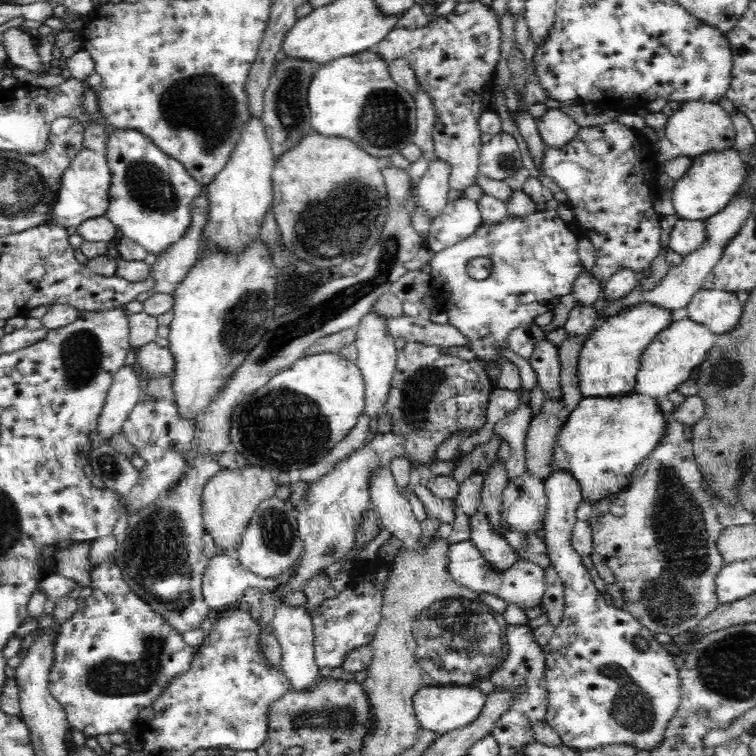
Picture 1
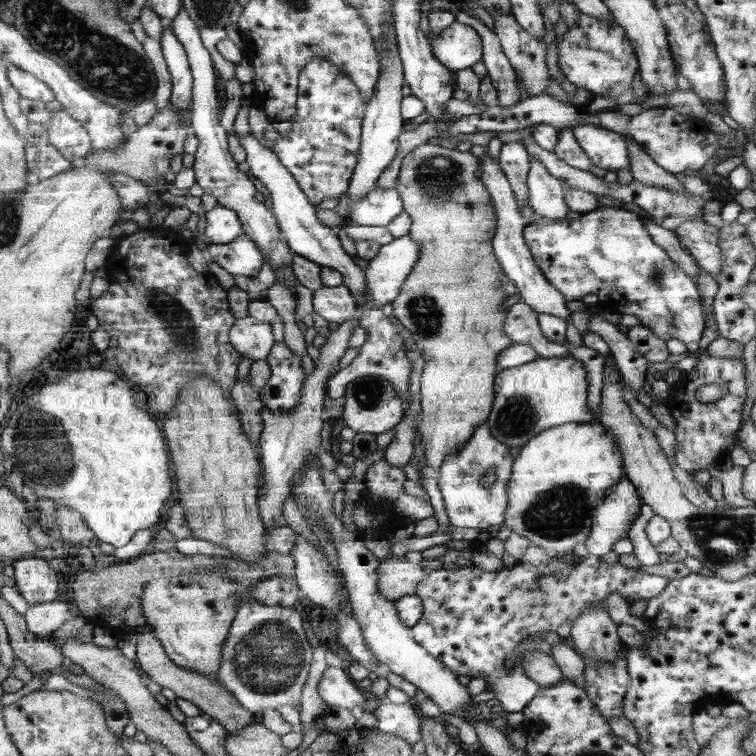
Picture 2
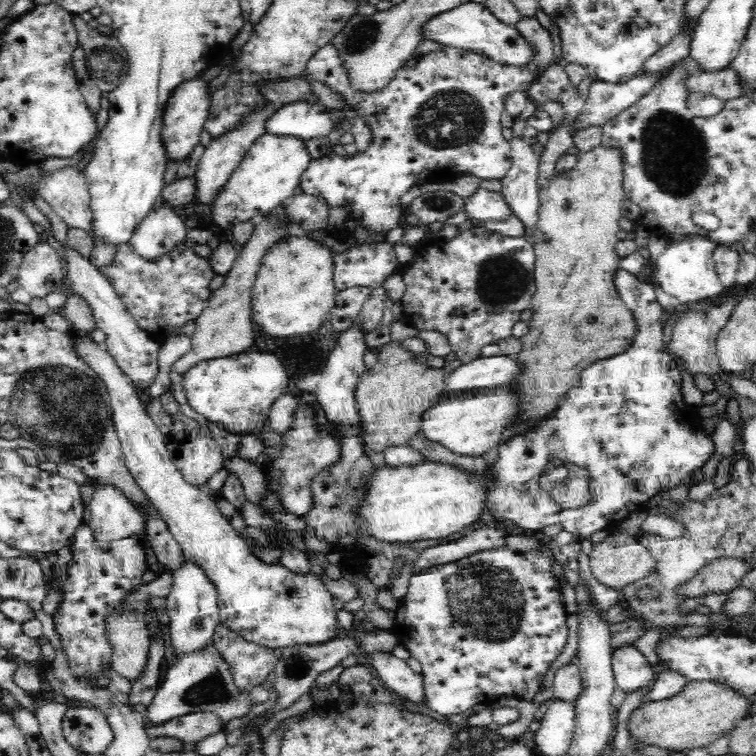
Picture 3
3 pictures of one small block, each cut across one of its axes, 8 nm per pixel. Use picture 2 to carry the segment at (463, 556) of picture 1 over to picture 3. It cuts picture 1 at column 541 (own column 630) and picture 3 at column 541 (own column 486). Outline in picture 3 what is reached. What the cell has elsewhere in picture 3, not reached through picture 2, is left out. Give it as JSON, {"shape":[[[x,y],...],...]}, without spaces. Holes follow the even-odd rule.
{"shape":[[[506,547],[480,550],[472,556],[462,558],[462,560],[433,566],[426,569],[423,573],[413,574],[409,580],[406,596],[400,602],[398,618],[395,619],[395,627],[392,629],[392,632],[397,637],[398,644],[405,646],[411,656],[416,658],[422,665],[422,704],[425,704],[430,710],[435,710],[438,714],[442,714],[447,718],[450,714],[466,712],[475,704],[484,704],[489,707],[496,700],[504,698],[504,696],[508,696],[508,698],[512,698],[512,696],[518,697],[526,701],[534,699],[535,695],[542,689],[541,683],[546,676],[548,667],[561,654],[562,649],[568,642],[569,627],[567,618],[569,612],[566,611],[560,589],[560,581],[552,571],[538,571],[534,567],[534,564],[526,559],[524,554],[516,553]]]}

